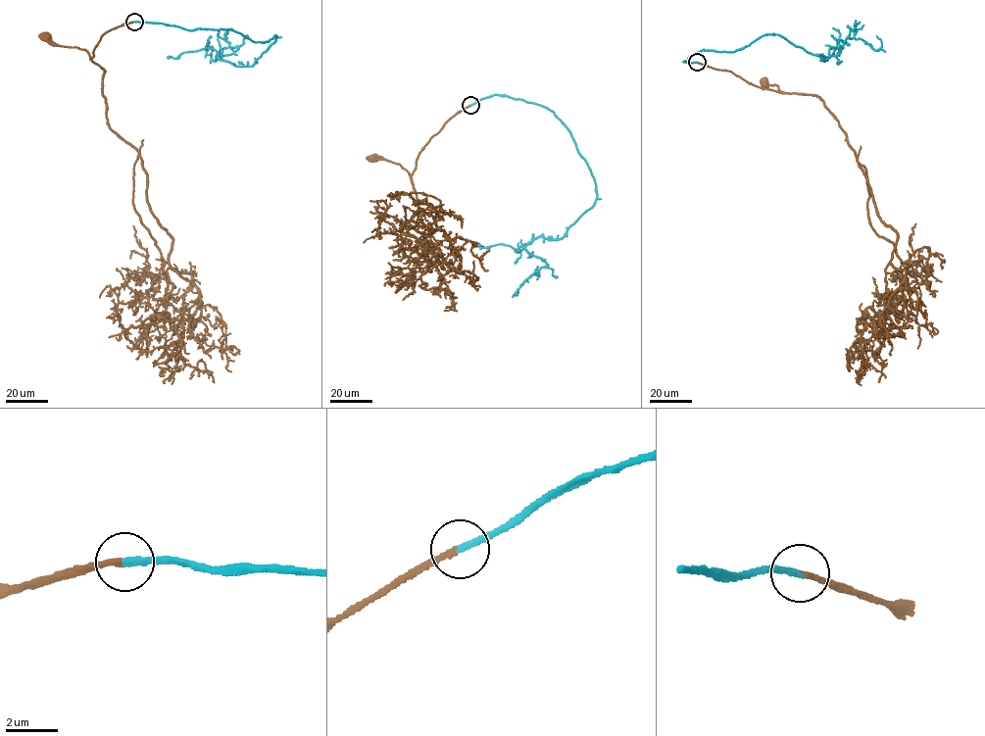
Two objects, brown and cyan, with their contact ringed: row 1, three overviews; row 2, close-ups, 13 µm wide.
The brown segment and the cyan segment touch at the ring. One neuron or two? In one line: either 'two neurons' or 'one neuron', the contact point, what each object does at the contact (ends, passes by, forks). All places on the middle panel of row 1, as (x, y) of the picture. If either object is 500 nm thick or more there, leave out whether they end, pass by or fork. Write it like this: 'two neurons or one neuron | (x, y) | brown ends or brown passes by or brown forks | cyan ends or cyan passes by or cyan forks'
one neuron | (470, 105) | brown ends | cyan ends

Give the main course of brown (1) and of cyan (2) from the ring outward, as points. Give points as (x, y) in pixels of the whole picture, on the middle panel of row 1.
1: (470, 105), (458, 111), (431, 138), (418, 154), (411, 176), (399, 165), (373, 156)
2: (470, 105), (498, 94), (547, 107), (594, 178), (595, 203), (565, 235), (527, 244), (546, 265), (517, 292)

